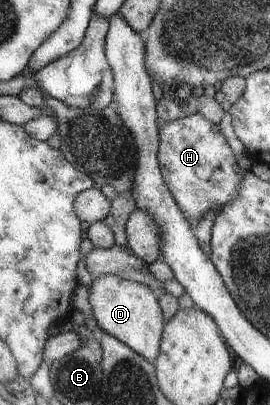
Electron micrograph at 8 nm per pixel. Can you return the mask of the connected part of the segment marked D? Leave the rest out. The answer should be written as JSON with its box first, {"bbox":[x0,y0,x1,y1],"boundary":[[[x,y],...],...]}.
{"bbox":[89,275,166,364],"boundary":[[[100,275],[93,280],[89,288],[89,301],[98,327],[128,344],[128,347],[154,364],[163,339],[163,327],[166,325],[158,293],[147,285],[122,279],[118,275]]]}

